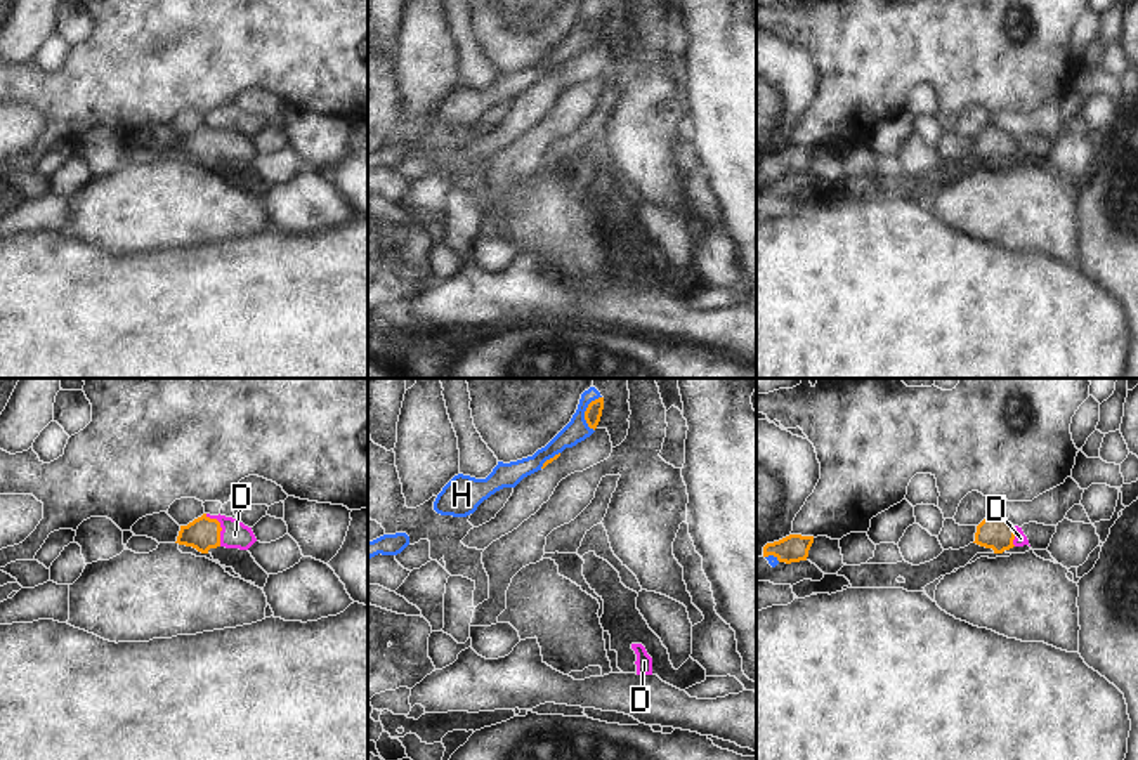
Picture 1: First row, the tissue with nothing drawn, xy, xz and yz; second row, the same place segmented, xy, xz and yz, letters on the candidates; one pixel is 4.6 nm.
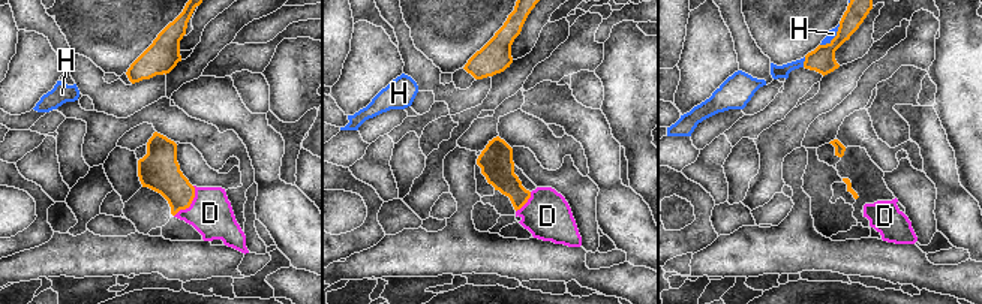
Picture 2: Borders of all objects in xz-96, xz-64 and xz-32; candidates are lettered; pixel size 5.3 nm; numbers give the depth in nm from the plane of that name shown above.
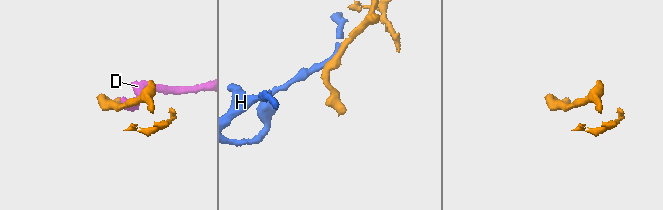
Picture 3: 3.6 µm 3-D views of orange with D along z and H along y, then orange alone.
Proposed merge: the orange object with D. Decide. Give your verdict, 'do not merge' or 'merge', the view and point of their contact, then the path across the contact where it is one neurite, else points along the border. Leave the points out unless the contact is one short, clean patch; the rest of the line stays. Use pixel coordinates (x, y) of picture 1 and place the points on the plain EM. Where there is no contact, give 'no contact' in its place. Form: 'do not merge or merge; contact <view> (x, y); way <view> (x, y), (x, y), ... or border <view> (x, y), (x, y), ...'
merge; contact xy (221, 139); way xy (203, 144), (221, 139), (235, 146)

